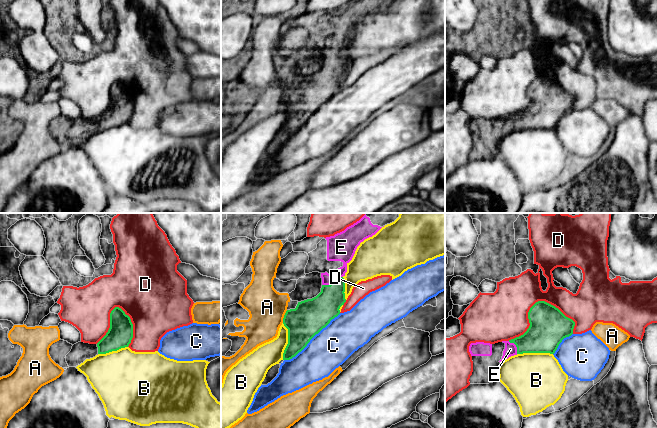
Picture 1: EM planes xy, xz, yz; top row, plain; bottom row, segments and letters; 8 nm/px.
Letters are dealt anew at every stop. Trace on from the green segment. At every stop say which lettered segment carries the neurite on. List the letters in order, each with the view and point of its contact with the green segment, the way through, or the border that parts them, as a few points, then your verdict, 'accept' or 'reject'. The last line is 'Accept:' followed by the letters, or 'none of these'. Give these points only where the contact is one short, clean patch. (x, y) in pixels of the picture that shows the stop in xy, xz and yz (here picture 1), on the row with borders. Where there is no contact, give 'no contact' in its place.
A: meets green in xz at (284, 316); reject
B: meets green in xz at (288, 341); reject
C: meets green in xz at (311, 338); reject
D: meets green in yz at (532, 306); reject
E: meets green in xz at (333, 281); runs through xz (321, 309), (332, 297), (333, 281), (344, 268), (341, 251); accept
Accept: E

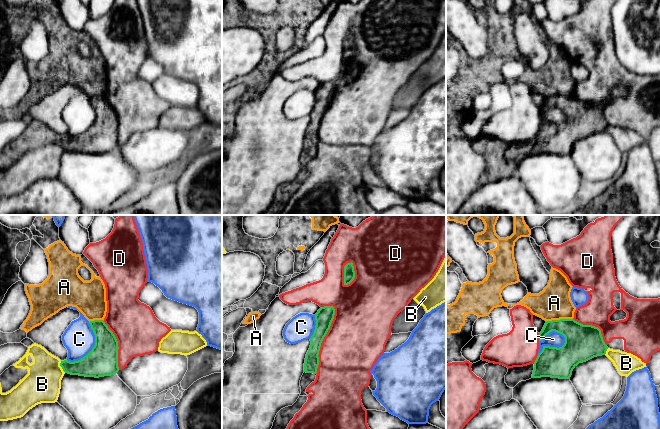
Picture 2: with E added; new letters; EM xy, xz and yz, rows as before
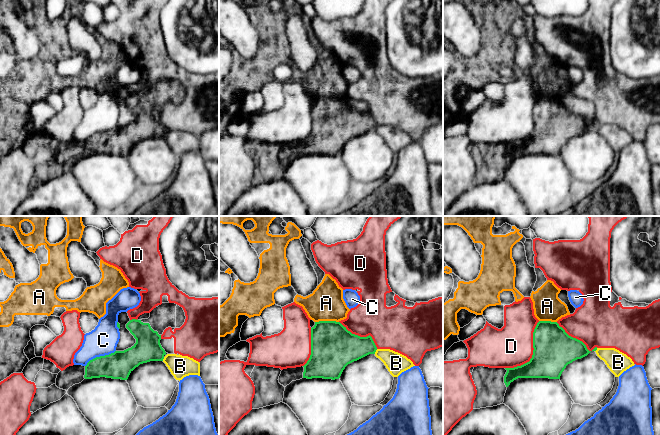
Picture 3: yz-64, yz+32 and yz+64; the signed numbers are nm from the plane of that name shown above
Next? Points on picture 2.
A: meets green in yz at (560, 319); border along yz (572, 318), (546, 321); reject
B: meets green in xy at (61, 366); reject
C: meets green in yz at (553, 347); border along yz (565, 337), (565, 342), (561, 346), (544, 346), (538, 354); reject
D: meets green in xz at (323, 338); reject
Accept: none of these

